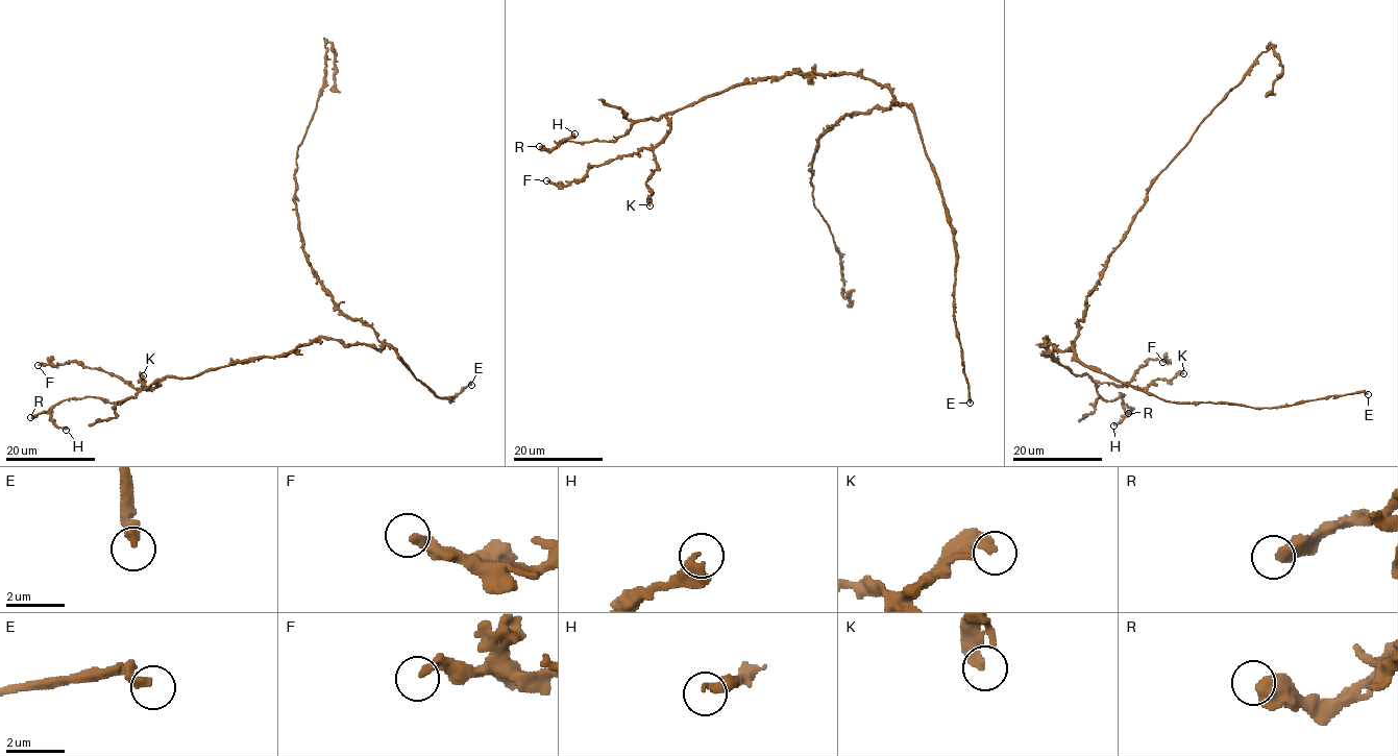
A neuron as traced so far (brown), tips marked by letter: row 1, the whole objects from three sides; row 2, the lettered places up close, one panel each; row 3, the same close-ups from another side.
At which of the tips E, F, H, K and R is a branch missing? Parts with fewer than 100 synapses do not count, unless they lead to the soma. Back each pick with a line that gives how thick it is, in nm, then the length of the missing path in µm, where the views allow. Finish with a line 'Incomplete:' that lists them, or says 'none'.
E: Thickness 320 nm. Missing length about 150 µm
Incomplete: E

